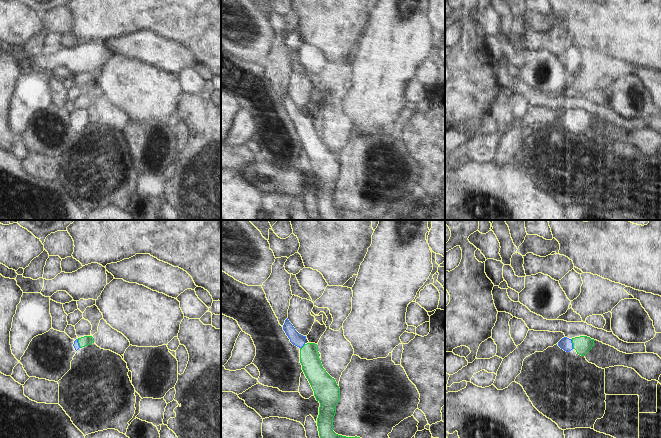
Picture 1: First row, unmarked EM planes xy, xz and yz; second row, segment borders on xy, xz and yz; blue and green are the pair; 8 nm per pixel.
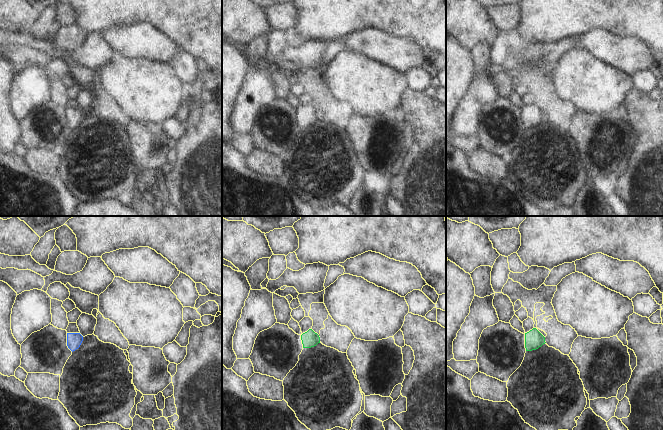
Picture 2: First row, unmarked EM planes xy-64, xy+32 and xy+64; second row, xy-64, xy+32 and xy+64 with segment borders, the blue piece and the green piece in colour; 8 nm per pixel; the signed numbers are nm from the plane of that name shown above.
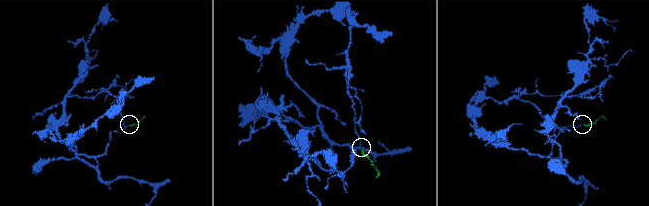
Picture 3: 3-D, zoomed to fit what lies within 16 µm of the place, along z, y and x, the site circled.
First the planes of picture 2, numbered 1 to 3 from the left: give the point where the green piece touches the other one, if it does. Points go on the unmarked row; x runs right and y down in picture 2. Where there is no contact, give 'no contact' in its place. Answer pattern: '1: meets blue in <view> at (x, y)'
1: no contact
2: no contact
3: no contact

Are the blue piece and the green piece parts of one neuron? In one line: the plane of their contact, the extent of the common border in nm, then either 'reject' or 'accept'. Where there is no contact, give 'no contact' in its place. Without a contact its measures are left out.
yz | 80 nm | accept

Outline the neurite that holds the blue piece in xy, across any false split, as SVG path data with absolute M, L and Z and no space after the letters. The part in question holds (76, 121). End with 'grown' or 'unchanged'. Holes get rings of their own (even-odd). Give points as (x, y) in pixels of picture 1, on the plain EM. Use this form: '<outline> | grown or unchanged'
M84 112L81 114L78 114L74 117L74 124L77 127L79 124L91 121L92 119L94 119L94 114L92 112Z | grown

